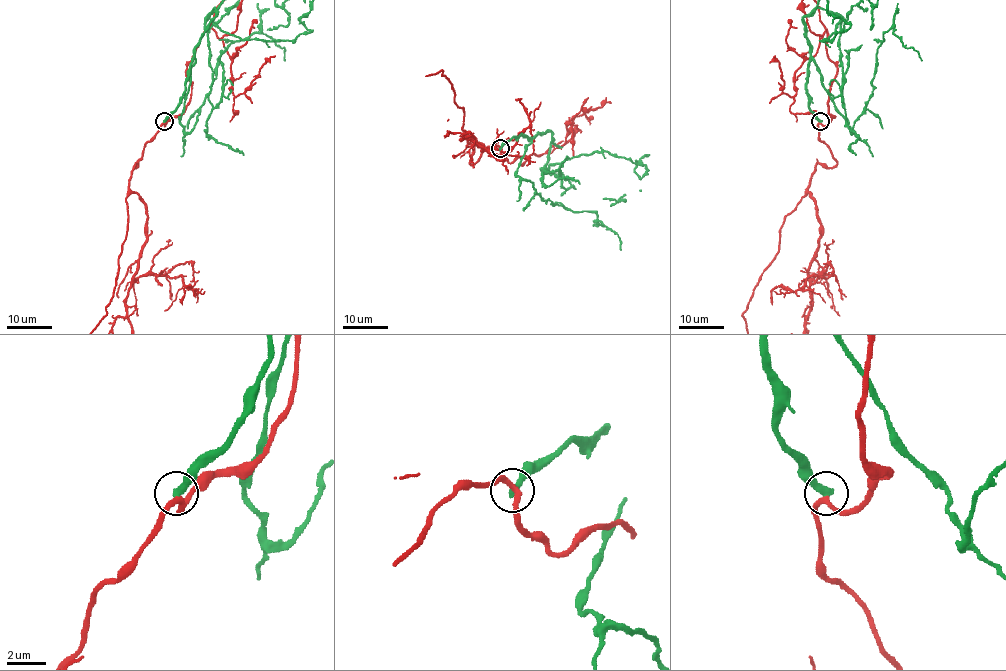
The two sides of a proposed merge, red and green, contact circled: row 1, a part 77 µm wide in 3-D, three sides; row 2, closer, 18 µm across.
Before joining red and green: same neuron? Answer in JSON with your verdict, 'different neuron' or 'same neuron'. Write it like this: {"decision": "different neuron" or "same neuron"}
{"decision": "different neuron"}

